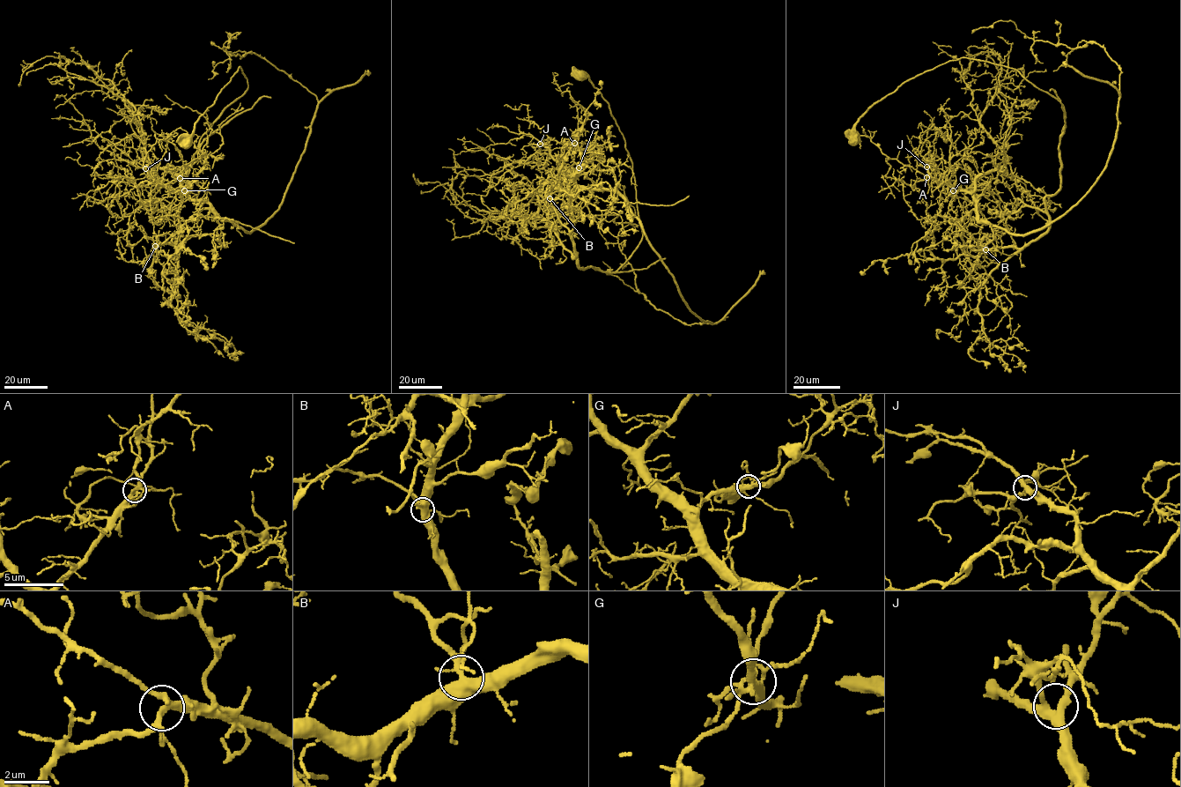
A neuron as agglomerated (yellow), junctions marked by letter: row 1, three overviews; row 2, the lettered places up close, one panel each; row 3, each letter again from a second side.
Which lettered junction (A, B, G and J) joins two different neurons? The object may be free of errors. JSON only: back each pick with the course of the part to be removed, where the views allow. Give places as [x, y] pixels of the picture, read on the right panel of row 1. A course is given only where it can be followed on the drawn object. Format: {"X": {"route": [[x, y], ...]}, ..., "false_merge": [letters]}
{"G": {"route": [[953, 190], [979, 221], [1043, 228], [1118, 129], [1104, 48], [1010, 20], [971, 33]]}, "false_merge": ["G"]}

